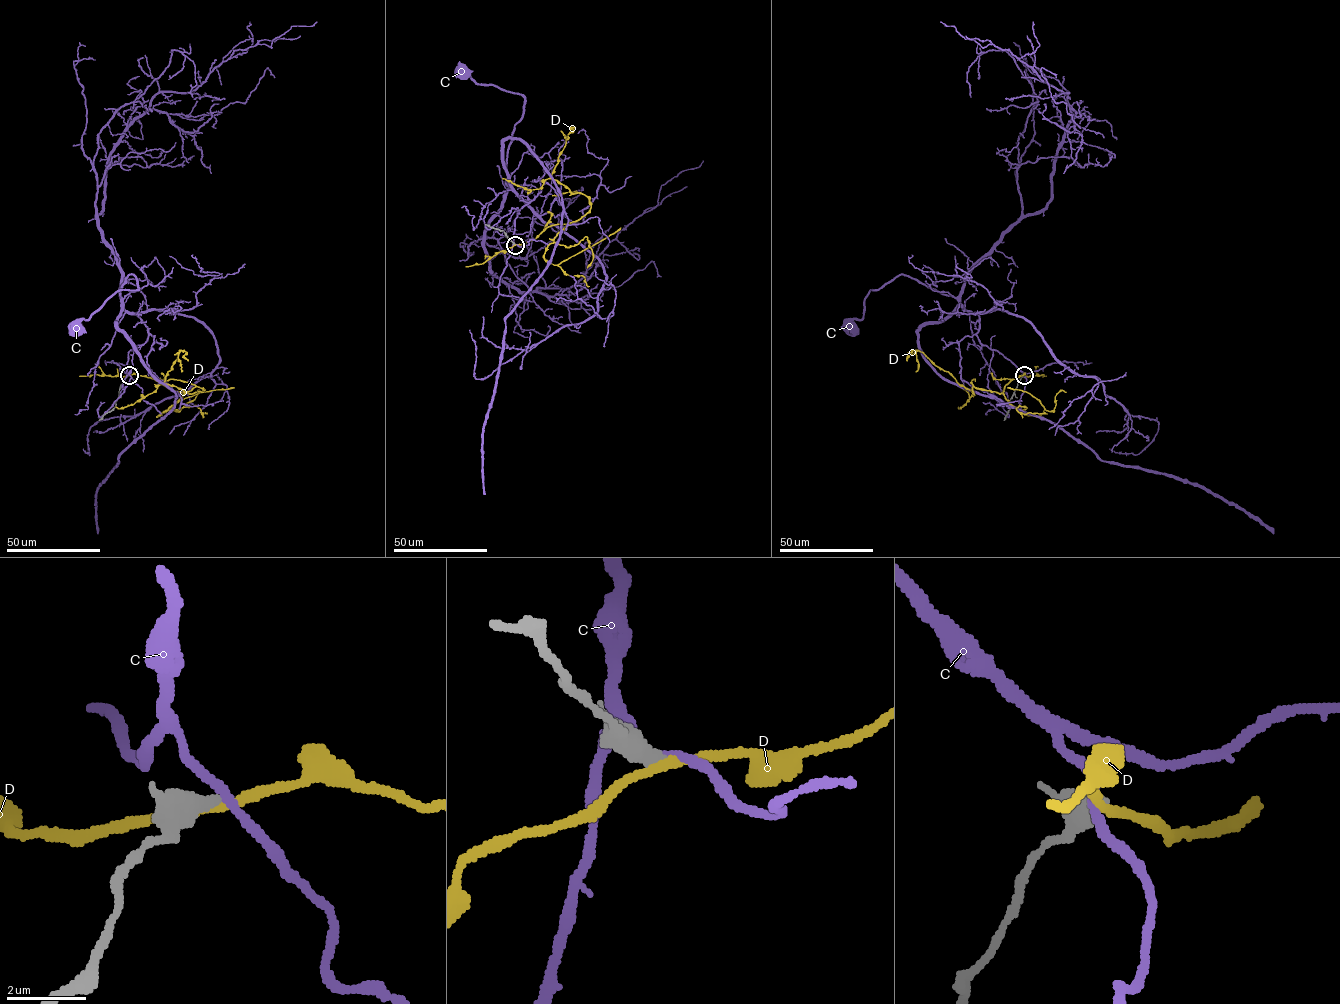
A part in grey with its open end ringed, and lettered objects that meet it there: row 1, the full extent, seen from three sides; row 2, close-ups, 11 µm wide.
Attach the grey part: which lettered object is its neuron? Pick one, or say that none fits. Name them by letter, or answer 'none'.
none

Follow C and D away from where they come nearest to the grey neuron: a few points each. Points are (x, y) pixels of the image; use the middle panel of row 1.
C: (515, 244), (517, 213), (534, 198), (523, 199), (506, 171), (524, 98), (478, 84), (467, 70), (460, 70)
D: (515, 244), (588, 211), (586, 196), (550, 178), (567, 136)

